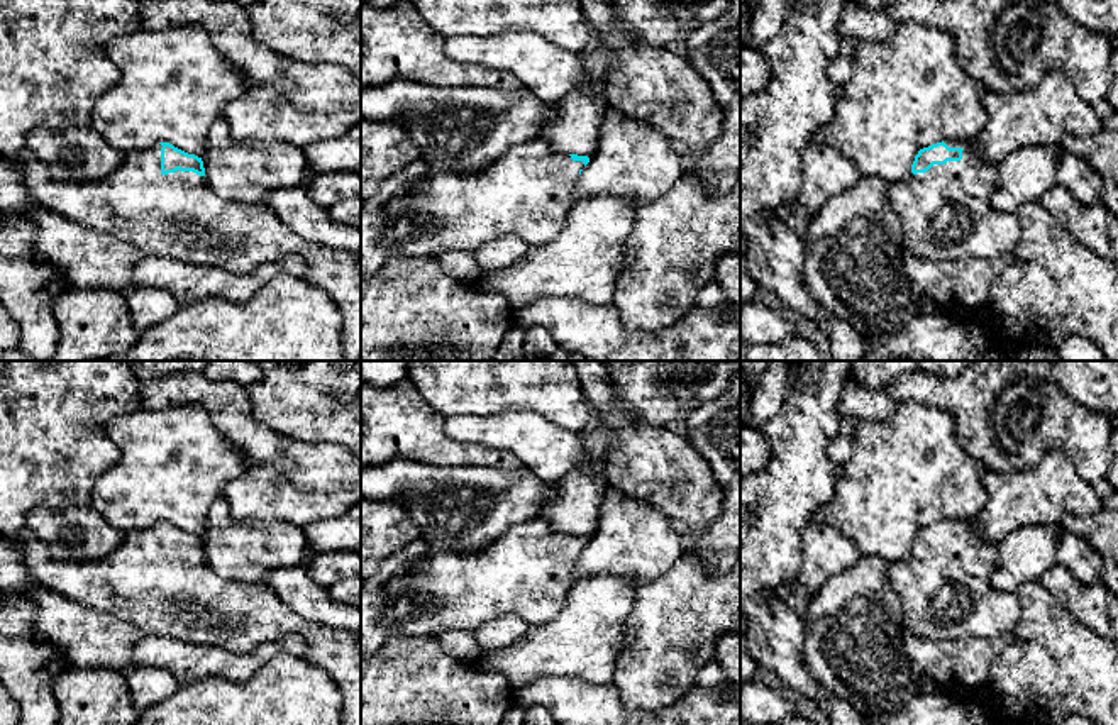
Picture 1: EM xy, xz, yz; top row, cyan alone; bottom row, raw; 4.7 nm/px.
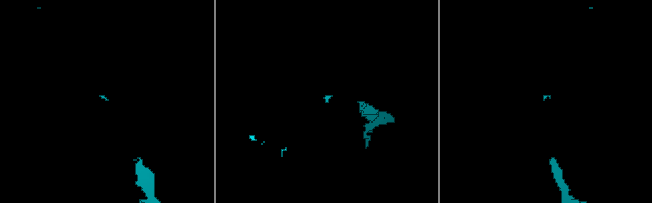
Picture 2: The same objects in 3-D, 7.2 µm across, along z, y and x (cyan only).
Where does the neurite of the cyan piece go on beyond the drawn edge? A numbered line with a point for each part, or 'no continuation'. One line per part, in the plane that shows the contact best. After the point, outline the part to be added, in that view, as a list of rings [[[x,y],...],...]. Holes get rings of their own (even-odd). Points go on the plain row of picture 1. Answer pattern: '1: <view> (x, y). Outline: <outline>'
1: yz (946, 593). Outline: [[[974,520],[945,523],[962,527],[962,539],[933,544],[889,564],[903,630],[935,642],[996,639],[1011,632],[1020,617],[1020,598],[991,584],[999,544],[986,540]]]

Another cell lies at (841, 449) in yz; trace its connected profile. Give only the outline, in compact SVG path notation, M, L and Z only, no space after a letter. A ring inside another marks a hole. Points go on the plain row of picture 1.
M837 435L835 439L832 439L828 442L828 454L830 459L842 468L844 464L847 464L854 454L854 444L852 439L847 435Z

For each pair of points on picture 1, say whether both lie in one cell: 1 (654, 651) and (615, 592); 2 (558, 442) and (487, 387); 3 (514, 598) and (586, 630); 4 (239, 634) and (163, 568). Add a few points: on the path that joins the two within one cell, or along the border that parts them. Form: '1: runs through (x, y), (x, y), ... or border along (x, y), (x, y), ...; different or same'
1: border along (639, 586), (627, 624), (627, 641), (620, 653); different
2: border along (476, 415), (534, 410), (553, 422); different
3: border along (573, 583), (563, 608), (553, 619), (531, 625); different
4: runs through (221, 615), (202, 607), (182, 586); same

